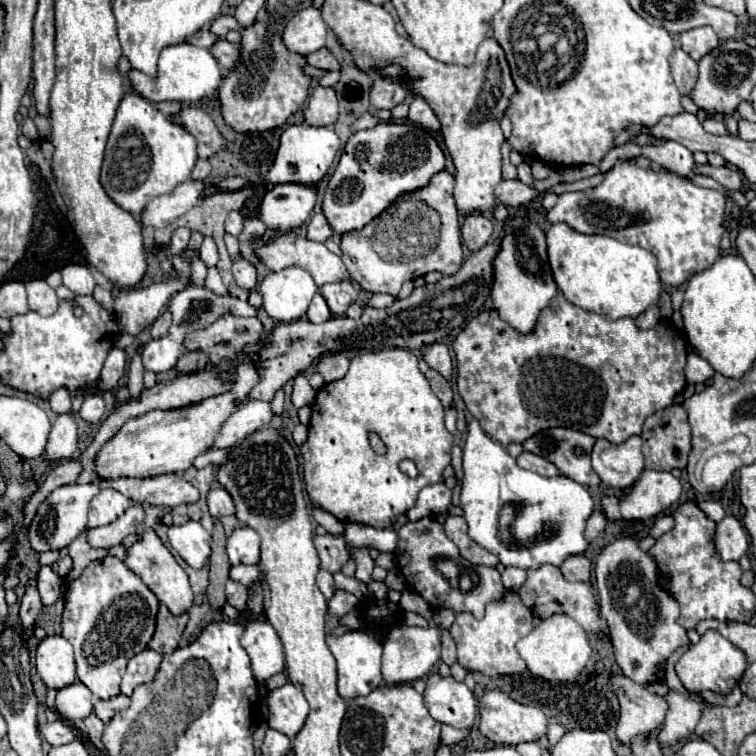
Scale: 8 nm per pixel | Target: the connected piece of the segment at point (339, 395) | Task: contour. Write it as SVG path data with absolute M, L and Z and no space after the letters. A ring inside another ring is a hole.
M385 348L385 350L377 350L377 352L363 352L359 356L355 356L349 364L349 370L347 374L341 378L341 380L333 380L333 382L327 382L319 388L317 396L315 396L315 402L311 406L311 422L309 422L309 436L307 436L307 442L301 446L301 454L303 454L303 478L305 478L305 490L309 494L309 500L315 508L321 508L329 514L333 514L339 522L355 522L355 524L363 524L363 526L373 526L373 528L387 528L391 526L397 516L405 514L417 500L417 494L421 488L429 486L429 484L437 484L443 480L443 470L445 466L451 462L451 446L453 446L453 436L447 432L445 424L443 424L443 404L439 402L439 398L433 394L433 390L429 388L429 382L427 378L421 374L421 370L417 368L417 356L411 352L411 350L405 350L405 348ZM369 432L375 432L383 442L385 442L385 448L387 452L385 454L375 454L371 444L369 444ZM403 458L411 458L417 468L419 468L419 476L415 480L411 480L407 474L403 474L399 470L399 462Z

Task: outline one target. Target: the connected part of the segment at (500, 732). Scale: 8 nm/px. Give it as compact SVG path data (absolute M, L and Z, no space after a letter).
M487 690L479 700L479 732L489 738L495 744L521 744L521 742L537 742L541 736L547 734L547 716L537 706L525 706L515 700L511 700L505 692L499 690Z

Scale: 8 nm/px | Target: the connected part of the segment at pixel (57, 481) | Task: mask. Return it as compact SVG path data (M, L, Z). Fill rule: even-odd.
M63 460L59 462L51 472L49 476L45 478L45 482L39 486L39 490L33 494L33 498L27 502L25 506L25 526L31 524L33 516L35 516L35 510L37 506L59 486L65 486L65 484L73 484L81 474L81 462L79 460Z

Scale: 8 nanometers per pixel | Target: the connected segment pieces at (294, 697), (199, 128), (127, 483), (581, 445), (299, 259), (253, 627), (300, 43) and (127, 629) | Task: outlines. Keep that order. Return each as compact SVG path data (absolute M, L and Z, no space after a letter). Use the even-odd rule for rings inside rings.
M287 682L285 686L267 692L267 710L269 710L267 716L269 726L293 738L305 724L309 704L301 694L301 690L295 688L291 682Z
M187 106L177 114L171 114L171 120L197 138L199 158L209 158L225 146L225 138L219 134L213 120L199 106Z
M181 472L161 474L151 478L95 478L99 488L119 490L123 496L131 498L137 504L155 504L165 508L175 508L179 504L189 504L199 500L199 490L189 484Z
M549 428L549 430L543 430L535 436L531 436L529 440L523 442L523 448L527 452L533 452L537 456L543 456L545 460L553 462L561 474L573 478L575 482L581 482L583 486L599 486L601 480L599 476L595 474L595 470L591 468L591 450L593 450L593 444L595 444L595 438L589 436L589 434L583 434L583 432L577 432L573 428Z
M287 232L287 234L279 234L271 240L267 240L265 244L255 244L255 254L267 264L269 270L273 272L279 272L283 268L289 268L289 266L299 266L299 268L305 268L315 284L321 288L323 284L329 284L329 282L341 282L345 280L347 276L347 270L345 270L345 264L341 262L339 256L335 256L333 252L327 250L325 244L319 244L319 242L311 242L307 240L305 236L297 236L293 232Z
M267 620L249 622L241 636L241 646L251 658L251 670L257 682L267 682L267 678L285 670L283 644Z
M305 8L297 12L283 30L283 44L289 52L307 56L325 46L327 26L317 8Z
M105 556L103 560L91 562L83 576L75 580L69 586L69 598L63 612L63 638L67 638L75 648L75 660L77 660L77 678L97 696L97 698L113 698L119 694L121 676L125 672L125 666L129 658L139 654L147 648L153 630L155 630L155 616L159 610L159 600L155 594L133 574L119 558Z

